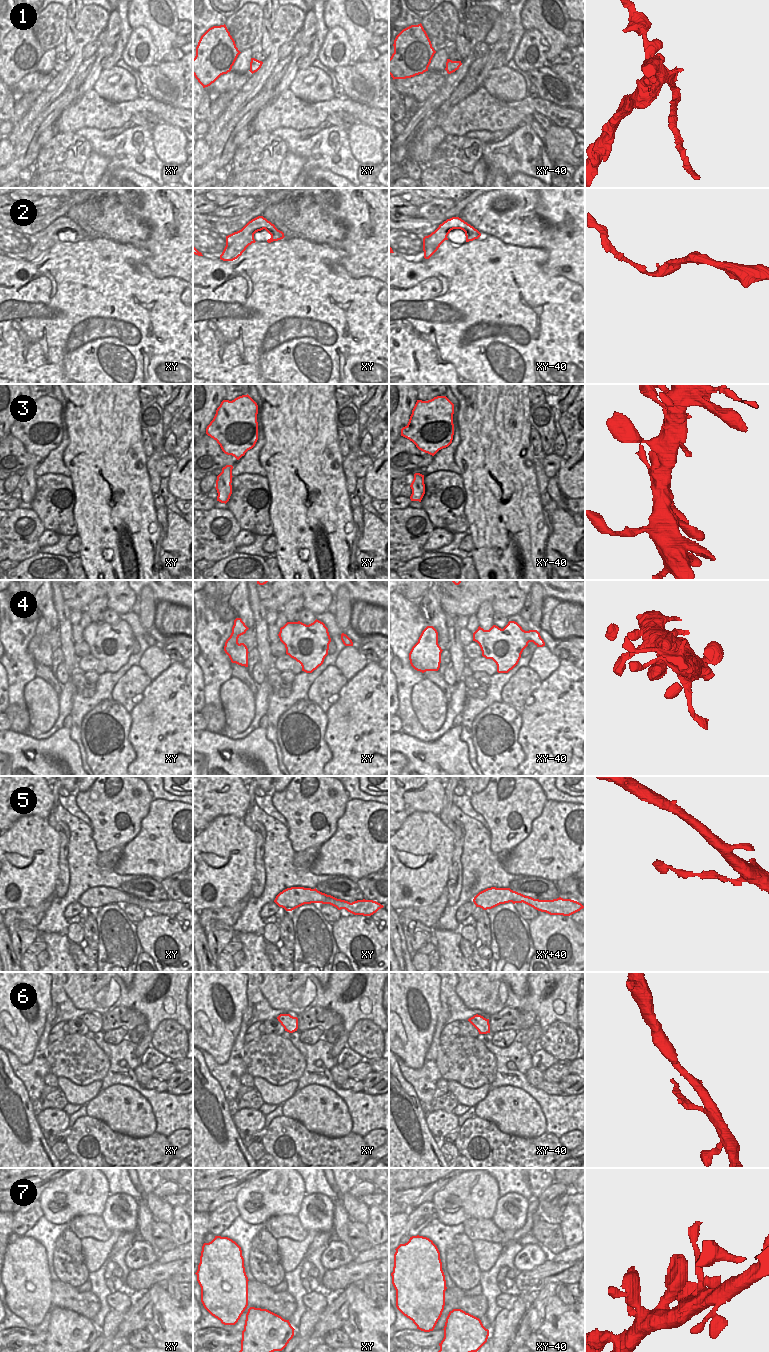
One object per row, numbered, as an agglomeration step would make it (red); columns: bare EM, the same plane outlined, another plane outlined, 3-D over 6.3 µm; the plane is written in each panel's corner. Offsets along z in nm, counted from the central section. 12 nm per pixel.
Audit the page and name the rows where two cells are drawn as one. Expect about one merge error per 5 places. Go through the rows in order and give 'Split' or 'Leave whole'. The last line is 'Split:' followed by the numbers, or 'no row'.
1: Split
2: Leave whole
3: Split
4: Leave whole
5: Split
6: Leave whole
7: Leave whole
Split: 1, 3, 5.

